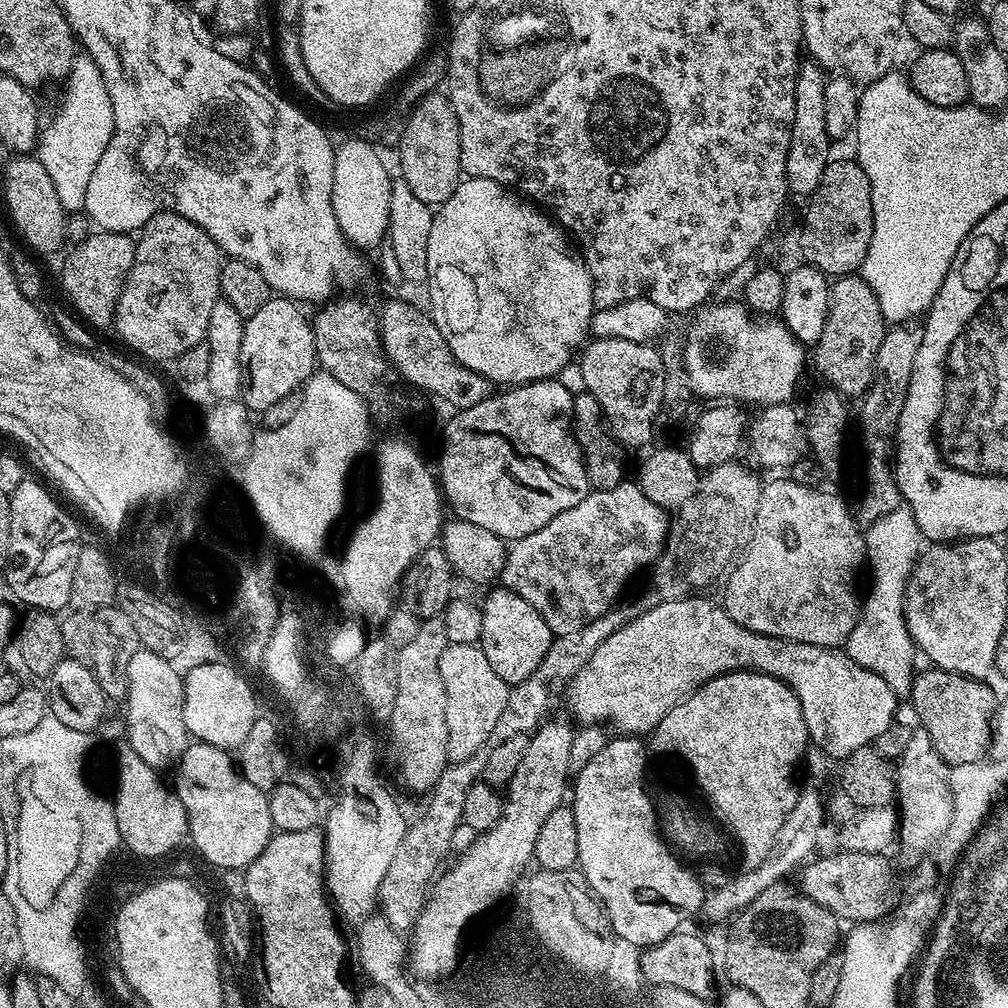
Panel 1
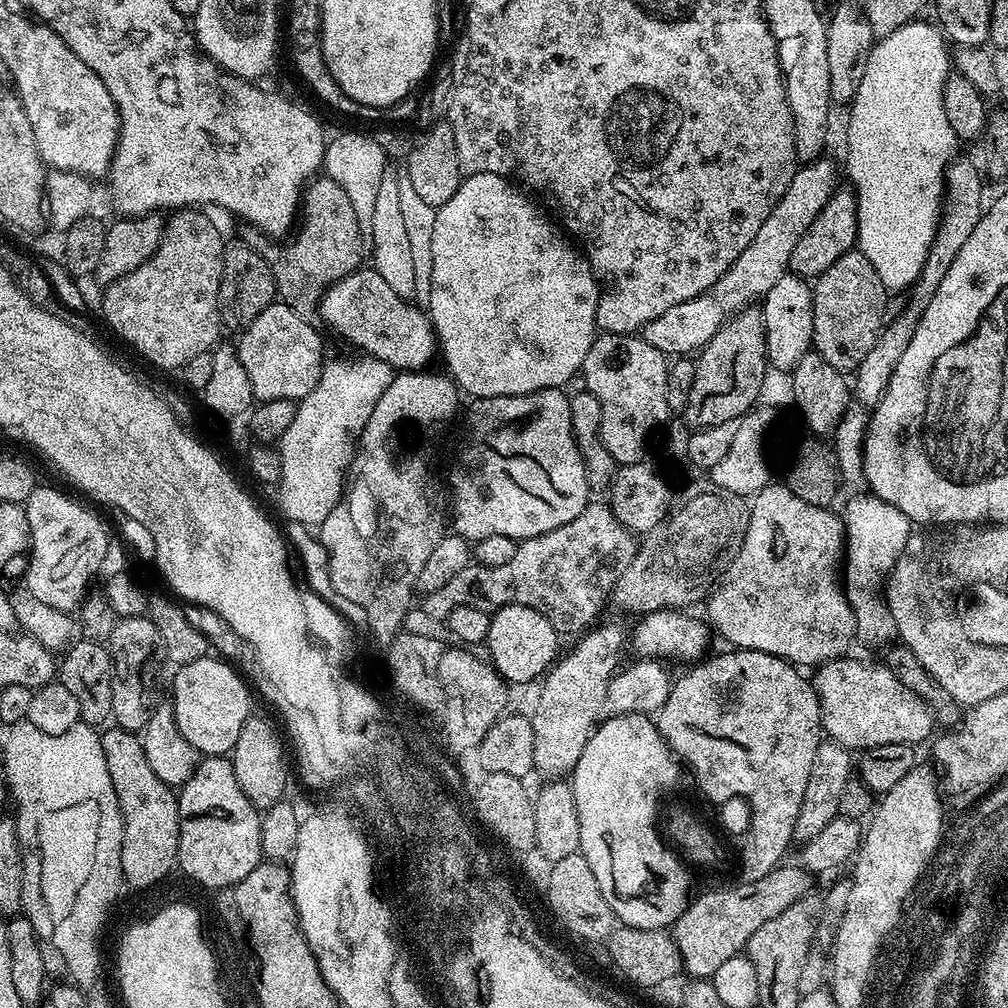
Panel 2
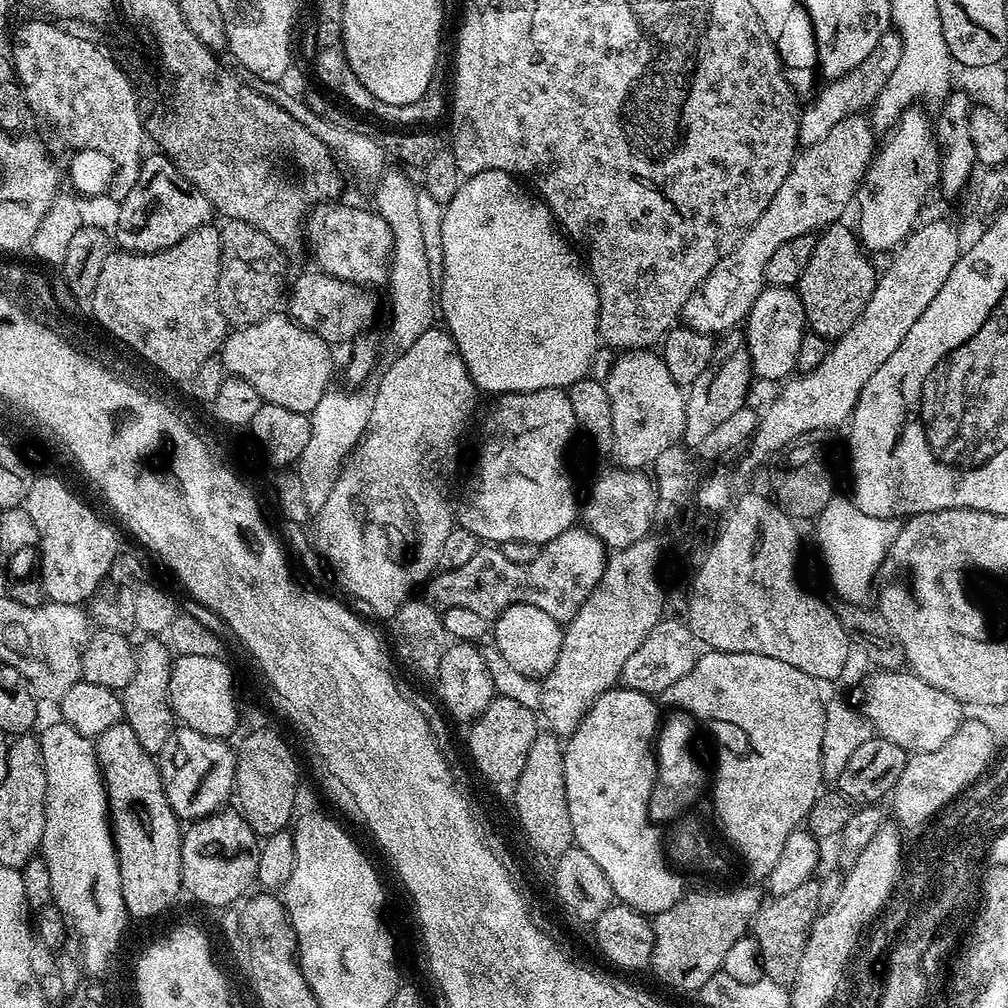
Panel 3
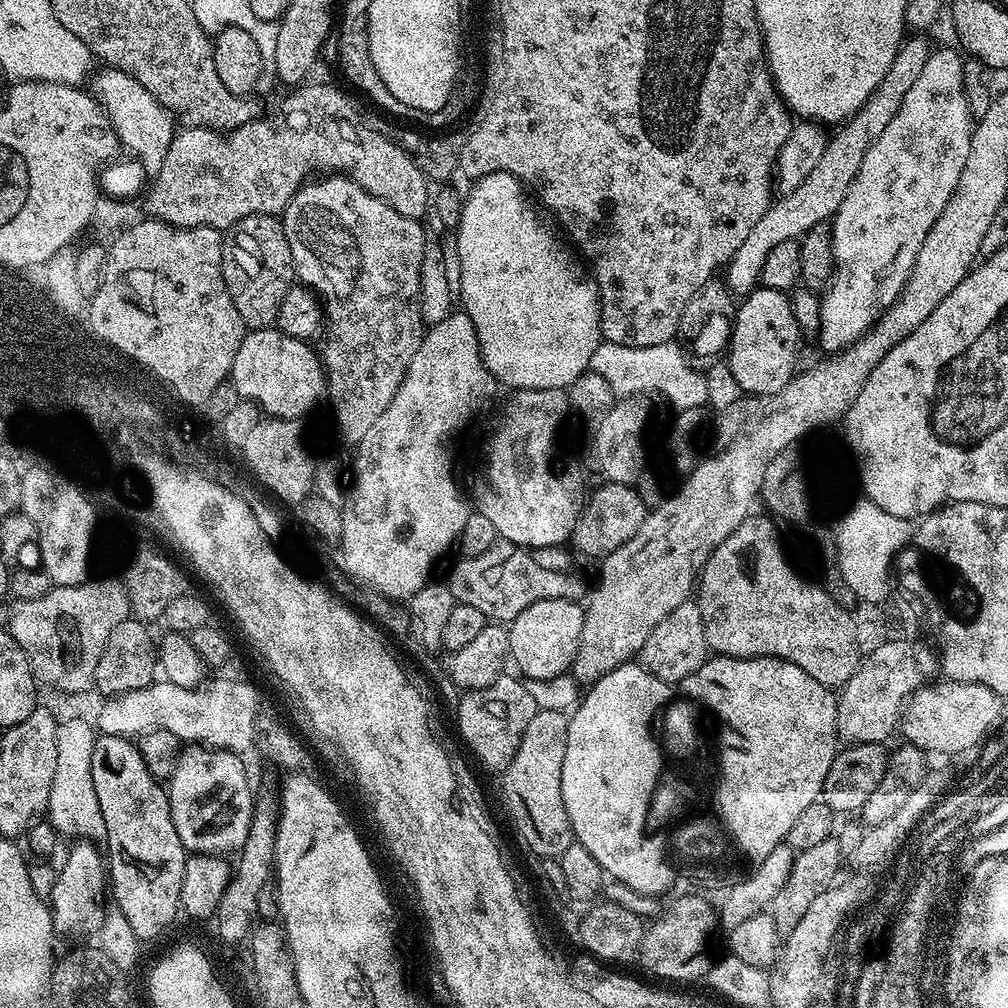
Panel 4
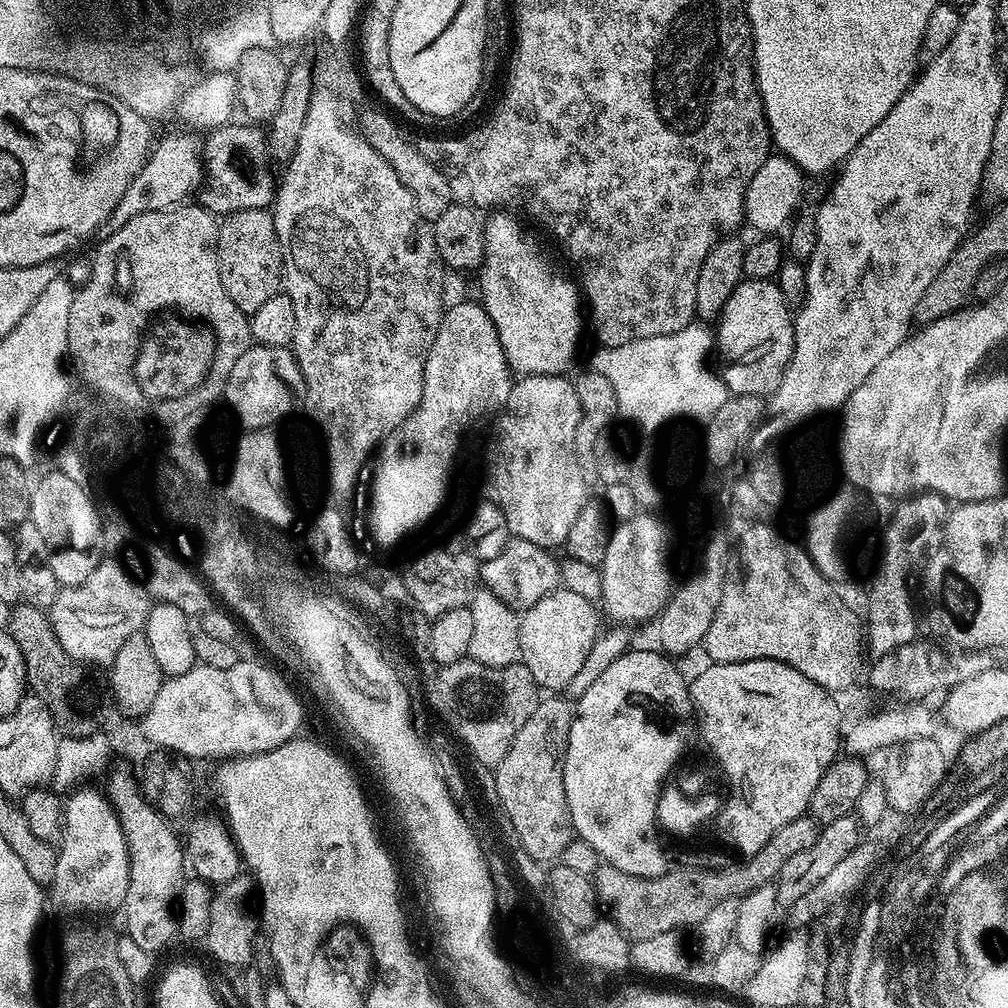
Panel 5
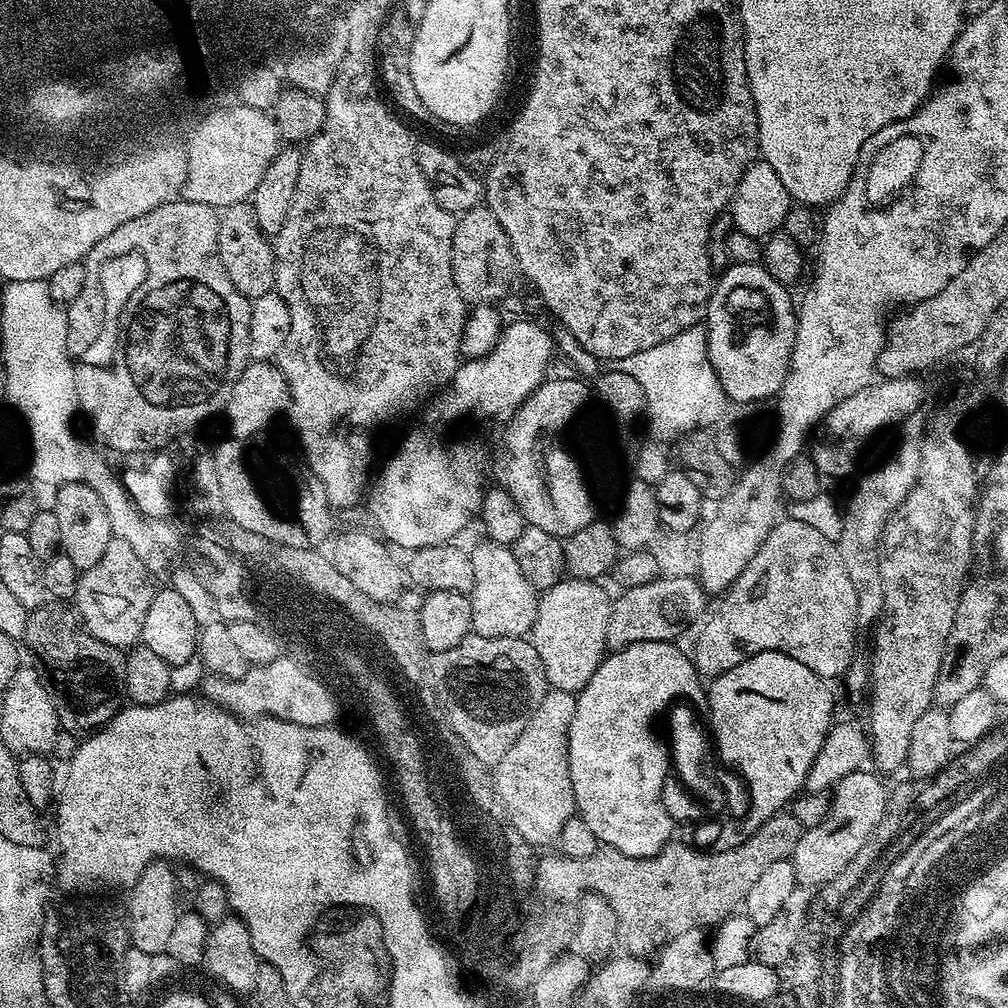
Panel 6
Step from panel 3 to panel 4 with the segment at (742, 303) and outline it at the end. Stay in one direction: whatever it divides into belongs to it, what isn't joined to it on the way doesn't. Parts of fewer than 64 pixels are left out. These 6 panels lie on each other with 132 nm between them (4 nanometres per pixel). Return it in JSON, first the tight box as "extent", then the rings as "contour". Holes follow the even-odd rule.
{"extent":[726,34,934,298],"contour":[[[912,34],[905,39],[886,78],[881,82],[880,89],[837,131],[841,131],[837,136],[833,135],[829,139],[822,154],[822,162],[814,166],[810,178],[806,178],[806,182],[802,182],[802,186],[798,186],[798,190],[794,190],[789,196],[777,199],[772,207],[766,210],[766,214],[758,218],[758,226],[750,230],[750,238],[746,238],[742,246],[738,246],[738,250],[726,265],[726,273],[728,272],[726,288],[729,293],[737,292],[737,297],[740,298],[747,296],[757,287],[762,266],[766,263],[770,250],[774,250],[774,246],[787,240],[800,240],[816,223],[831,221],[836,215],[838,206],[842,206],[842,198],[846,198],[846,190],[850,190],[850,182],[854,182],[854,174],[858,174],[858,166],[862,166],[862,158],[866,158],[866,150],[870,150],[878,134],[882,134],[882,130],[890,126],[894,114],[898,114],[899,108],[902,107],[902,98],[906,98],[906,93],[912,89],[915,80],[922,75],[922,69],[926,67],[926,62],[934,51],[933,45],[928,45],[928,38],[924,34]]]}

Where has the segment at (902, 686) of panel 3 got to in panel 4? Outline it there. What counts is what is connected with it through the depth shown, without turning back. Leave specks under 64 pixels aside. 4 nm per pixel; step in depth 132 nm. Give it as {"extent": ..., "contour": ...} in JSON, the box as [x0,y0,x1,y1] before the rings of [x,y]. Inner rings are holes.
{"extent":[902,678,1001,754],"contour":[[[947,678],[939,682],[931,682],[924,687],[916,689],[906,705],[906,715],[902,720],[903,739],[907,743],[913,744],[915,748],[920,748],[925,754],[958,754],[966,748],[975,749],[977,745],[993,731],[995,718],[1000,713],[1001,697],[994,690],[990,690],[981,684],[971,684],[970,682],[958,682]]]}

